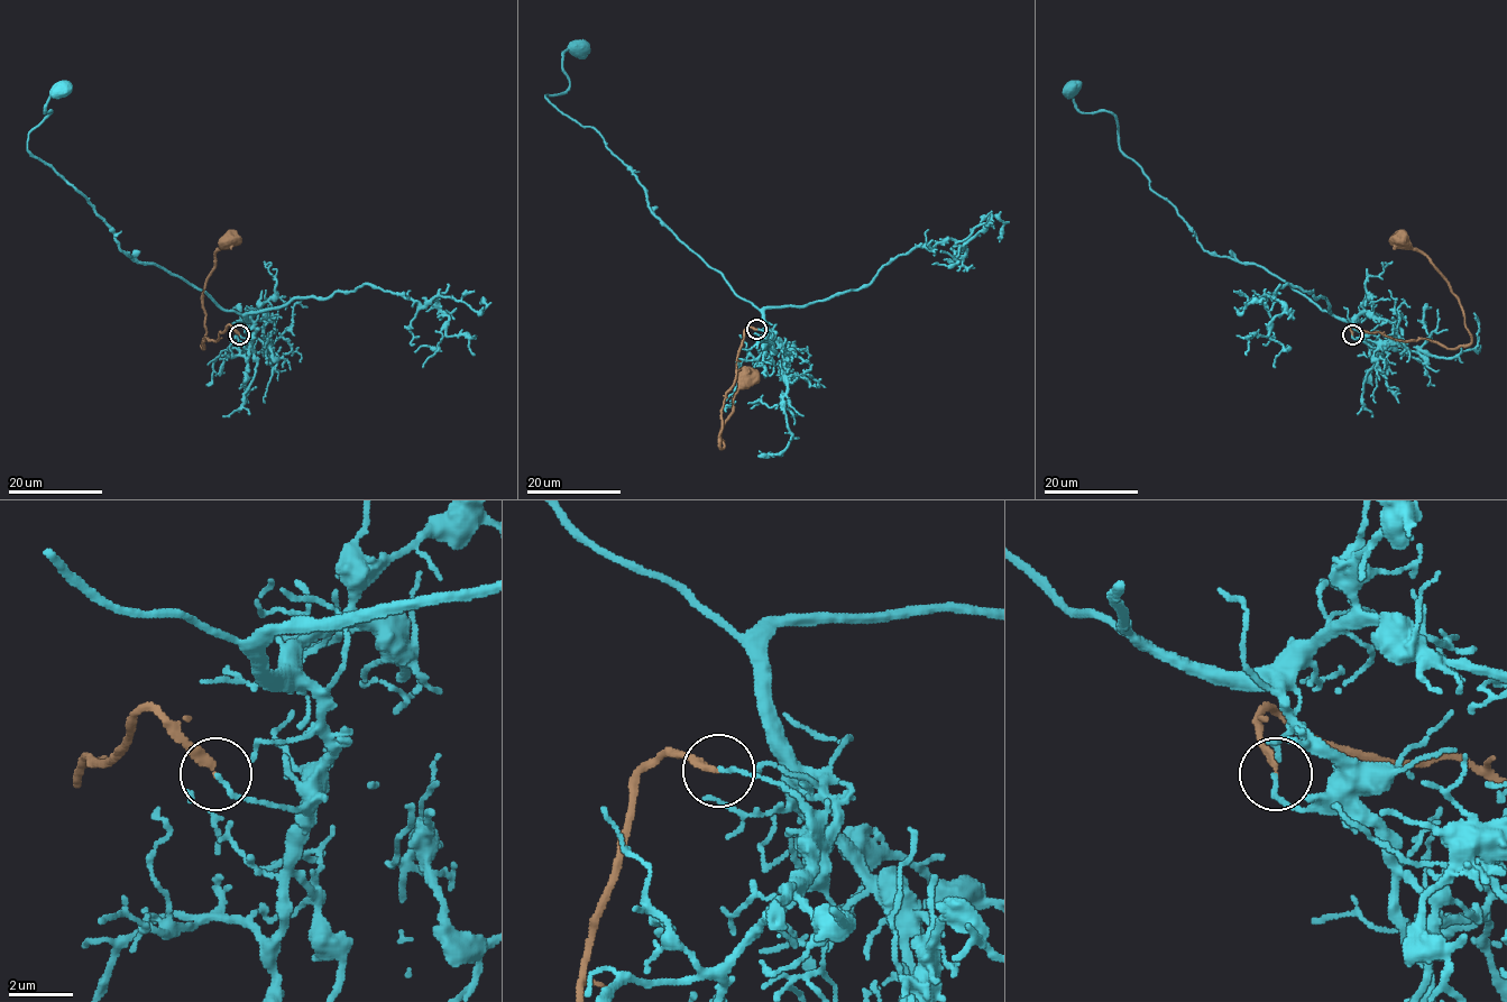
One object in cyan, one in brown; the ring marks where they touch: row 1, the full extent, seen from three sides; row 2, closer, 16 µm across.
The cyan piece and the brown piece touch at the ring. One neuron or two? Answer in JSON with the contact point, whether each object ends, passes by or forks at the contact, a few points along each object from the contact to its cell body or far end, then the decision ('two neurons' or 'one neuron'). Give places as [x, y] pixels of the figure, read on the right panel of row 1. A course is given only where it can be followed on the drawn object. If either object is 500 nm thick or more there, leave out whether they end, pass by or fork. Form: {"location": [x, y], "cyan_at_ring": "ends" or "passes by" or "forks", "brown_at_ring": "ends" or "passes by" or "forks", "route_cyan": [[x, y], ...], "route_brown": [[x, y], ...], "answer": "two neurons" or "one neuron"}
{"location": [1352, 334], "cyan_at_ring": "passes by", "brown_at_ring": "ends", "route_cyan": [[1352, 334], [1361, 333], [1352, 321], [1261, 266], [1209, 253], [1120, 149], [1117, 118], [1082, 113], [1071, 86]], "route_brown": [[1352, 334], [1352, 324], [1402, 340], [1429, 339], [1449, 348], [1471, 341], [1459, 299], [1449, 282], [1402, 238]], "answer": "two neurons"}

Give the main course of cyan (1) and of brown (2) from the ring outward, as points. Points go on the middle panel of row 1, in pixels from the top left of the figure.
1: (756, 329), (773, 338), (764, 315), (651, 210), (602, 136), (544, 97), (569, 85), (562, 55), (579, 47)
2: (756, 329), (749, 327), (742, 341), (722, 414), (720, 448), (720, 429), (747, 378)

